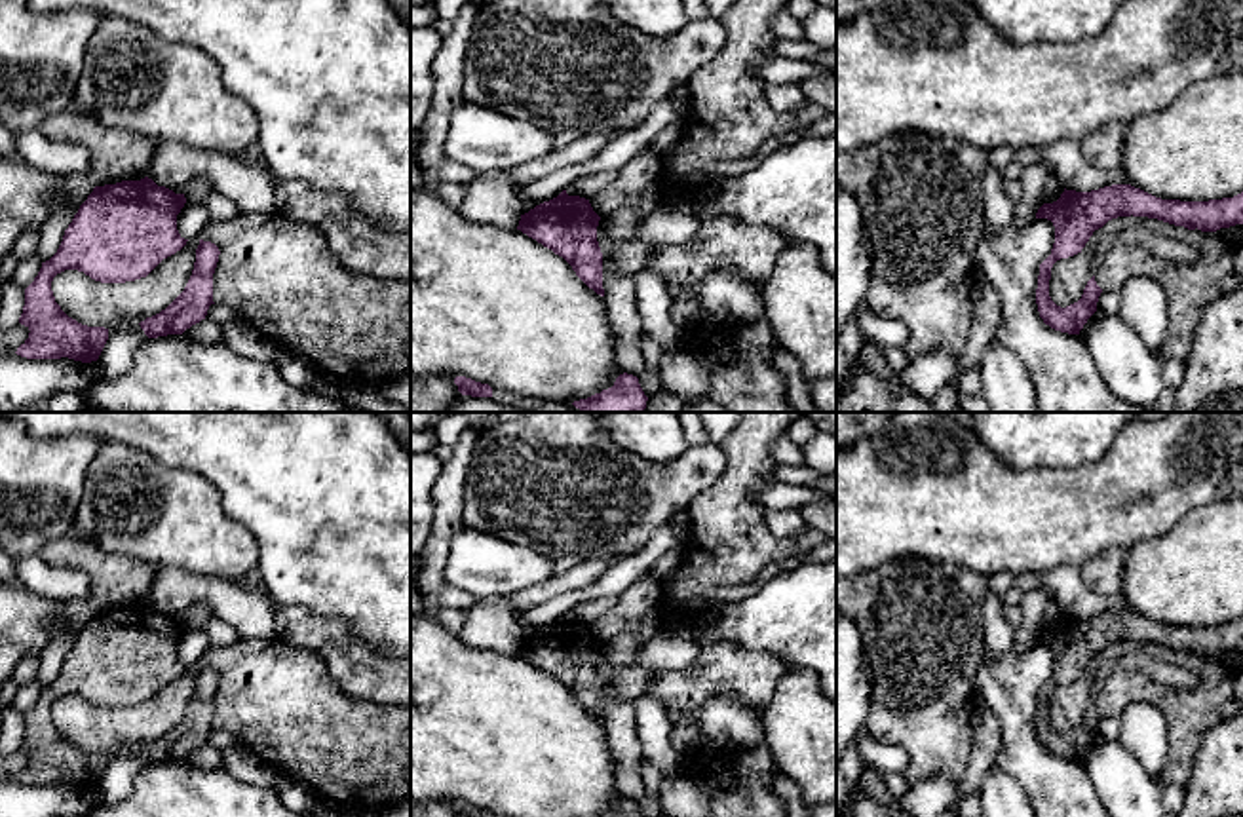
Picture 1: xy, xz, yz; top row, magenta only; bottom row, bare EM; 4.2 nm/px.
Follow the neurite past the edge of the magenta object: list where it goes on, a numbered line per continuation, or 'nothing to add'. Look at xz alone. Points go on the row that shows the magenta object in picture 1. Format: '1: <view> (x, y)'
nothing to add

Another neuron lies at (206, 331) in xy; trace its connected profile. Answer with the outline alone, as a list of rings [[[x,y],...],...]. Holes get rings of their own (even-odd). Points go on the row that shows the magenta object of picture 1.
[[[201,319],[200,323],[186,329],[182,334],[201,344],[213,344],[220,340],[220,329],[222,327],[217,325],[215,321]]]

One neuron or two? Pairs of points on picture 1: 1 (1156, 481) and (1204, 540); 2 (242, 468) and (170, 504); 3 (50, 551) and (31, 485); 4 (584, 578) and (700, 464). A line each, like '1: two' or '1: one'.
1: two
2: two
3: two
4: two

